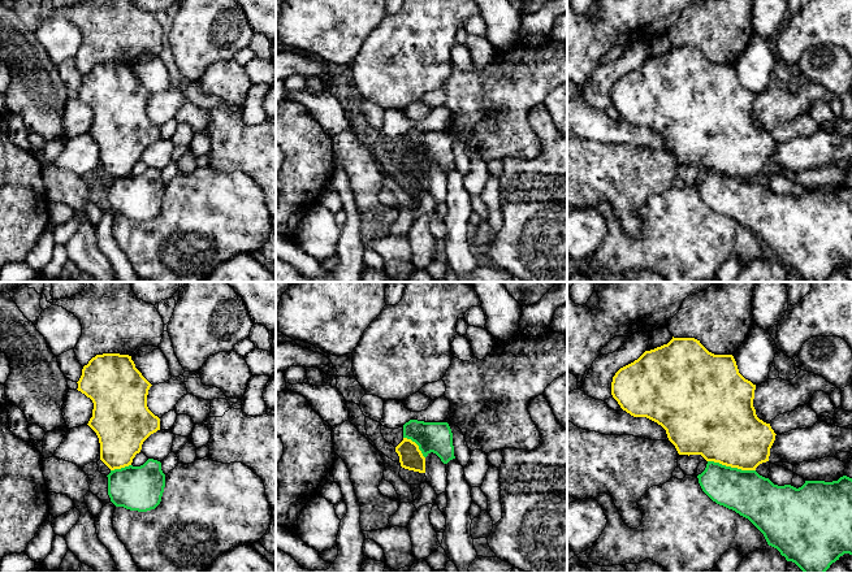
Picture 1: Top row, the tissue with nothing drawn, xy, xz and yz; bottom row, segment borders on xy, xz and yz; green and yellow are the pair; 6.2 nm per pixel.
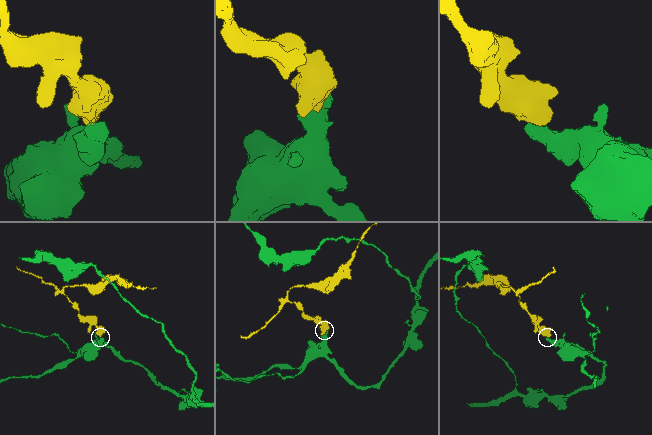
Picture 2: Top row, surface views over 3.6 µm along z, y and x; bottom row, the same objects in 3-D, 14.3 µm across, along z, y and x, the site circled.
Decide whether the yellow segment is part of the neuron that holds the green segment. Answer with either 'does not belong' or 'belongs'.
does not belong

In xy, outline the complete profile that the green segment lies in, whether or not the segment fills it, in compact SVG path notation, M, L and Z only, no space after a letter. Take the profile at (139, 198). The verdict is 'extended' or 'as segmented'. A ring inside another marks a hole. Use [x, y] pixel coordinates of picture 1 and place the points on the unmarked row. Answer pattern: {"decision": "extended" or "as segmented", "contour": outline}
{"decision": "as segmented", "contour": "M148 168L140 175L129 174L111 179L107 186L108 204L116 216L147 221L161 210L165 183L157 169Z"}

